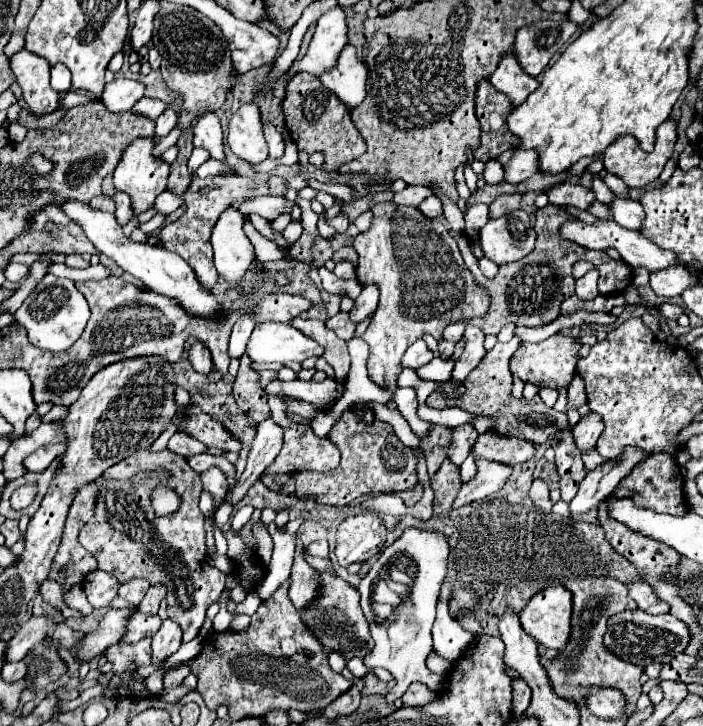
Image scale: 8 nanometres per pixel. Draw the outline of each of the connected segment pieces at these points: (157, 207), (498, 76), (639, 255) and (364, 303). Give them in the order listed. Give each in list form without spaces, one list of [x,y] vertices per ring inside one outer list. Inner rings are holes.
[[[164,191],[156,197],[156,203],[152,205],[152,209],[156,211],[156,215],[170,215],[172,211],[176,211],[180,205],[184,203],[182,197],[172,195],[170,191]]]
[[[510,51],[508,55],[502,55],[496,71],[490,77],[490,83],[498,91],[506,93],[512,99],[514,107],[518,107],[532,91],[538,89],[538,79],[532,77],[532,75],[528,75],[520,67],[514,51]]]
[[[574,217],[572,221],[562,223],[560,227],[560,235],[566,241],[572,241],[576,245],[588,247],[588,249],[608,249],[614,247],[620,251],[622,259],[630,265],[630,267],[646,267],[648,271],[656,271],[656,269],[664,269],[670,265],[676,265],[676,255],[672,251],[664,251],[660,247],[656,247],[654,243],[650,243],[640,231],[632,231],[626,227],[620,227],[614,219],[596,219],[594,223],[586,223],[578,217]]]
[[[364,285],[362,293],[358,295],[358,299],[354,301],[354,309],[350,311],[350,319],[354,323],[360,323],[364,317],[368,317],[370,313],[376,311],[378,307],[378,287],[374,285]]]

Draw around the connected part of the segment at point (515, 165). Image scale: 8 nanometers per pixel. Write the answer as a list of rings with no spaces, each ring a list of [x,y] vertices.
[[[516,149],[512,159],[504,165],[504,179],[510,183],[522,183],[536,173],[536,151]]]

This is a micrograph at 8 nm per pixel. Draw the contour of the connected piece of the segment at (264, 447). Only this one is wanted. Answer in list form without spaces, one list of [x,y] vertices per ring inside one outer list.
[[[272,417],[264,419],[258,425],[258,433],[256,433],[254,445],[248,455],[248,465],[246,465],[242,477],[238,479],[236,487],[226,493],[226,499],[232,505],[236,505],[246,495],[246,491],[254,485],[254,481],[276,459],[276,455],[280,453],[280,447],[282,447],[282,435],[284,435],[284,429],[280,425],[276,425]]]

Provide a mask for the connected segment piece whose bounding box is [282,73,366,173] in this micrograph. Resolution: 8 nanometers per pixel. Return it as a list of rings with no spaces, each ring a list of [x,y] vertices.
[[[296,73],[286,87],[282,109],[286,117],[286,129],[290,131],[292,141],[298,145],[298,151],[304,151],[308,155],[316,151],[324,153],[322,169],[326,173],[338,173],[340,165],[354,161],[366,153],[366,143],[350,119],[350,109],[328,87],[324,87],[318,77]]]

